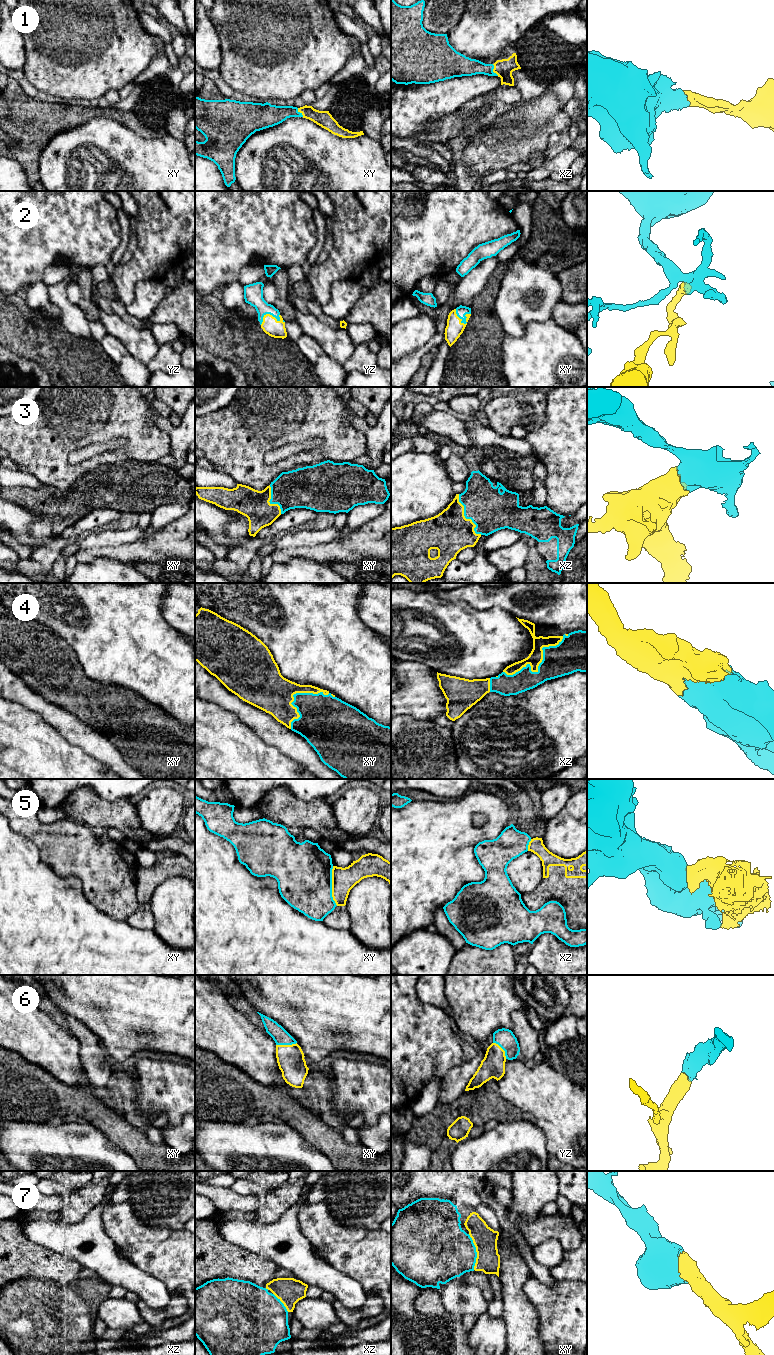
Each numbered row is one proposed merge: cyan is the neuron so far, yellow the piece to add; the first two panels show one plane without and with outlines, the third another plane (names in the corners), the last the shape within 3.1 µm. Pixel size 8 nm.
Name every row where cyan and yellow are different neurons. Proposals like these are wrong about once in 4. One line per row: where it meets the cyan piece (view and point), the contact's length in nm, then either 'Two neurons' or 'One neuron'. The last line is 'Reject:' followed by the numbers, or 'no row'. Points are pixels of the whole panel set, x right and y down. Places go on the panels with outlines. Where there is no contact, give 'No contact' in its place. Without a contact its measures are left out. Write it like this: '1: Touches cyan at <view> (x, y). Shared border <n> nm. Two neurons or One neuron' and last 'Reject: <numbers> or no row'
1: Touches cyan at xz (492, 70). Shared border 110 nm. One neuron
2: Touches cyan at xy (458, 316). Shared border 150 nm. One neuron
3: Touches cyan at xz (466, 518). Shared border 380 nm. One neuron
4: Touches cyan at xz (538, 666). Shared border 550 nm. One neuron
5: Touches cyan at xy (331, 886). Shared border 320 nm. Two neurons
6: Touches cyan at xy (286, 1044). Shared border 170 nm. One neuron
7: Touches cyan at xy (476, 1252). Shared border 300 nm. One neuron
Reject: 5

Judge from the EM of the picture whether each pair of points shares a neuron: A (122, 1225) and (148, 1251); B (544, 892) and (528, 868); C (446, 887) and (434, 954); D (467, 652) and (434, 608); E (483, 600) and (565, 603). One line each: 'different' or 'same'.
A: same
B: different
C: different
D: same
E: same

